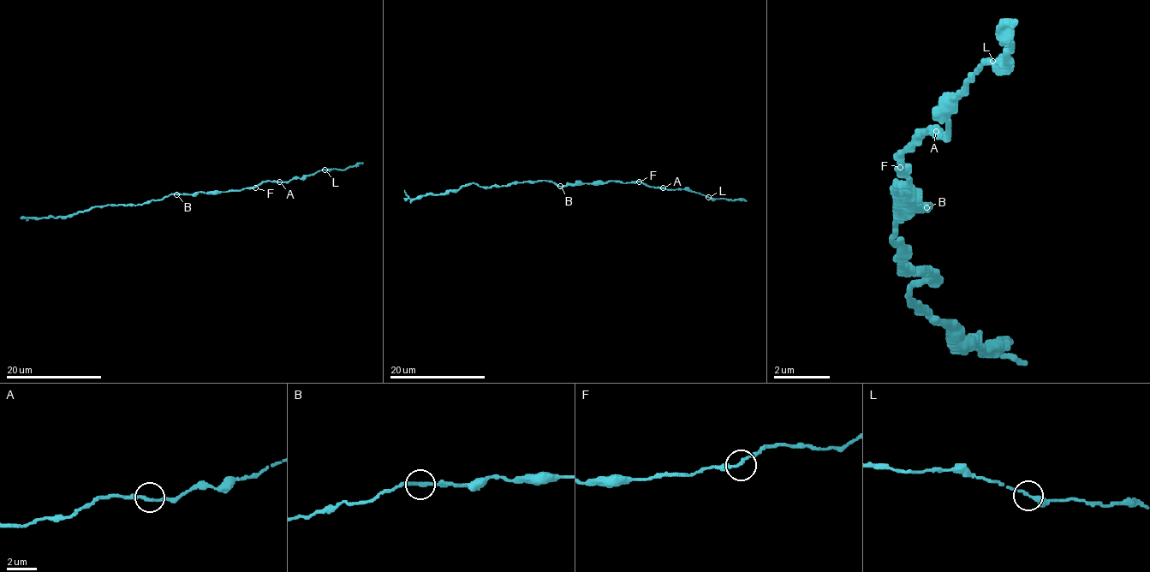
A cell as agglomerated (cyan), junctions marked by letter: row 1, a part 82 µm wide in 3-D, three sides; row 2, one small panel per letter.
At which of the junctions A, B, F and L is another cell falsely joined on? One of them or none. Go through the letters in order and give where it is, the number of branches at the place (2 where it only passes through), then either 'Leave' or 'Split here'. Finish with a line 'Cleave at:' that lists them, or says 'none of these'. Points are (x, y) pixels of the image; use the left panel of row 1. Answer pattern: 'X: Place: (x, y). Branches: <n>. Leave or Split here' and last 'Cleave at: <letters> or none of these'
A: Place: (279, 181). Branches: 2. Leave
B: Place: (176, 194). Branches: 2. Leave
F: Place: (255, 187). Branches: 2. Leave
L: Place: (324, 169). Branches: 2. Leave
Cleave at: none of these

